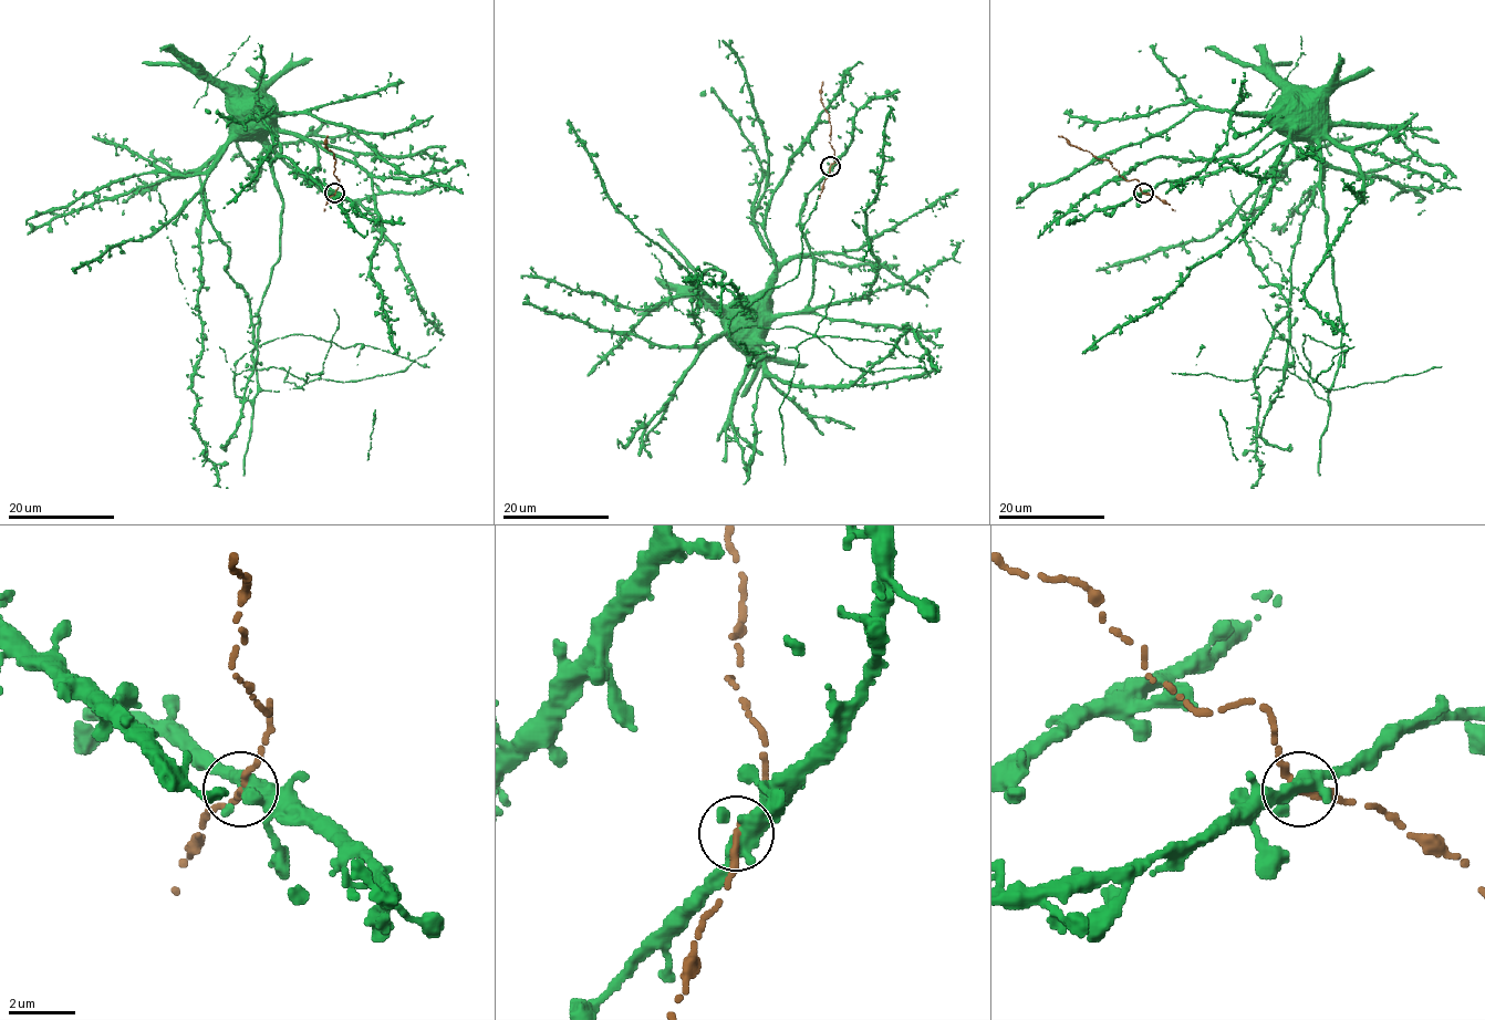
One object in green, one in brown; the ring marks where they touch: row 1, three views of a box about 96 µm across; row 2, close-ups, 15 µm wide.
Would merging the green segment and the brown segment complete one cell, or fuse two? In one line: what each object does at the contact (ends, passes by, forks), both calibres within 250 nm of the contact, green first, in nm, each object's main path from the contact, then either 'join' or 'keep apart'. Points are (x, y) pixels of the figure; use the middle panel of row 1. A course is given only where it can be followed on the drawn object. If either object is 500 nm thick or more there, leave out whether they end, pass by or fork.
green forks; brown passes by; calibres 380 and 220 nm; course green (830, 167), (808, 195), (801, 215), (813, 258), (808, 304), (775, 315), (769, 309), (750, 309), (737, 322); course brown (830, 167), (834, 163), (834, 149), (829, 143), (829, 114), (821, 99), (822, 82); join

